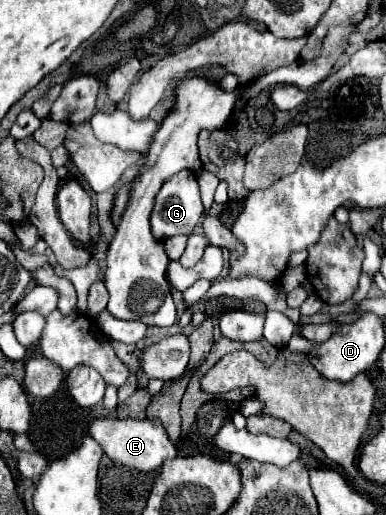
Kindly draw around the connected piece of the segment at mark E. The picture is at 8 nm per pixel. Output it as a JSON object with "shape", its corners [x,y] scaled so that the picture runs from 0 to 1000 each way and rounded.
{"shape":[[[262,810],[231,825],[236,849],[267,868],[272,883],[319,907],[355,911],[365,918],[391,918],[422,903],[427,891],[459,887],[459,872],[422,837],[412,817],[350,817],[350,814],[298,814],[298,810]]]}

